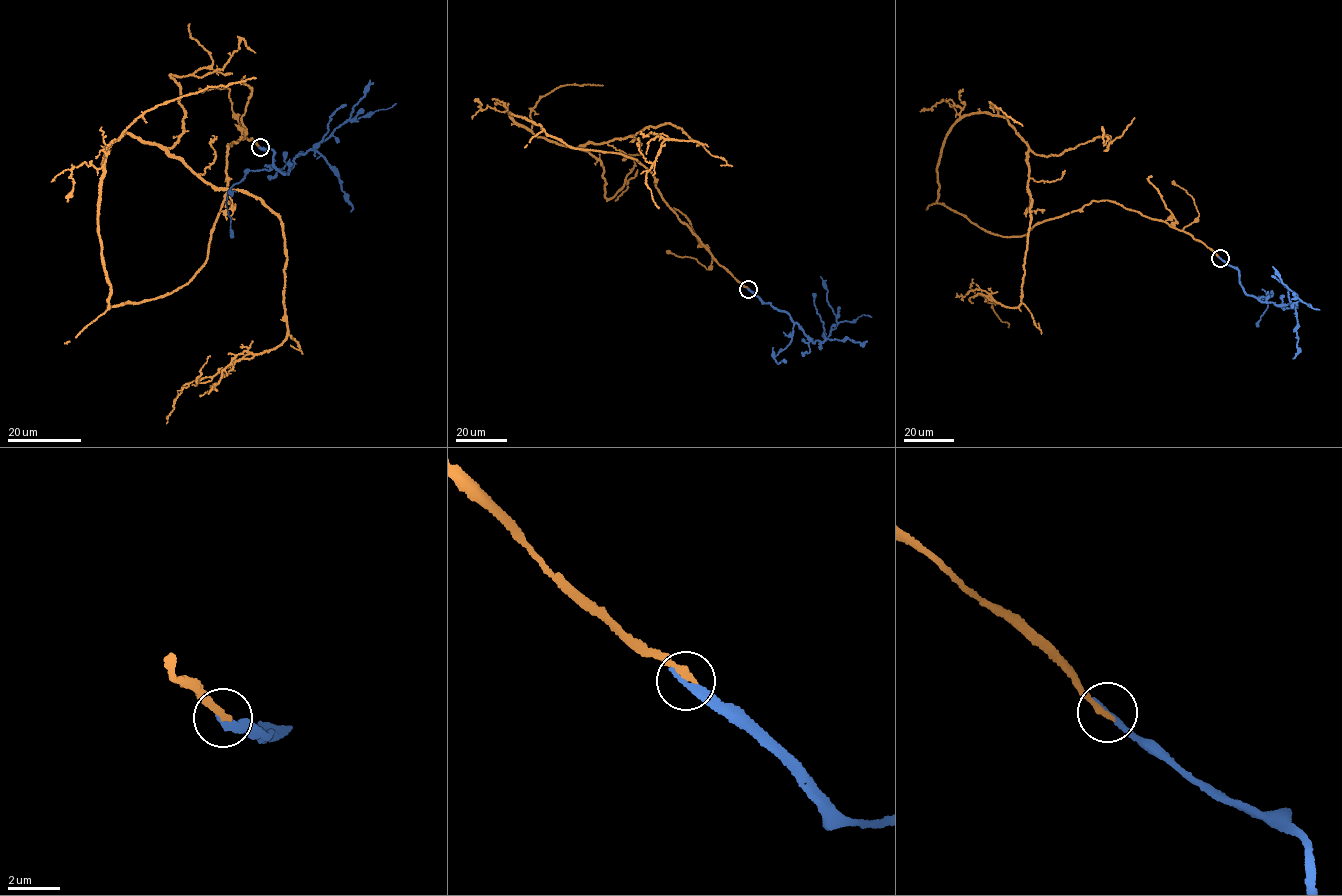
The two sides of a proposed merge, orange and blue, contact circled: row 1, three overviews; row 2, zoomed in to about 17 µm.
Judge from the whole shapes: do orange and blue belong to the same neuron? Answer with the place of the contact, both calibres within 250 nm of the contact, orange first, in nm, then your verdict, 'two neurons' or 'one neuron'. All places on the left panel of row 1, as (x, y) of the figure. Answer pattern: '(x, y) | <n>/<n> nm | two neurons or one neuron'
(260, 147) | 220/280 nm | one neuron

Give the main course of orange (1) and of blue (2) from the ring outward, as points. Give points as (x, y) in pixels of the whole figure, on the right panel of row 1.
1: (1220, 258), (1108, 200), (985, 230), (937, 201), (966, 115), (1029, 149), (1021, 303), (984, 296), (1008, 327)
2: (1220, 258), (1238, 270), (1247, 294), (1275, 305), (1297, 305), (1300, 300), (1272, 266)

